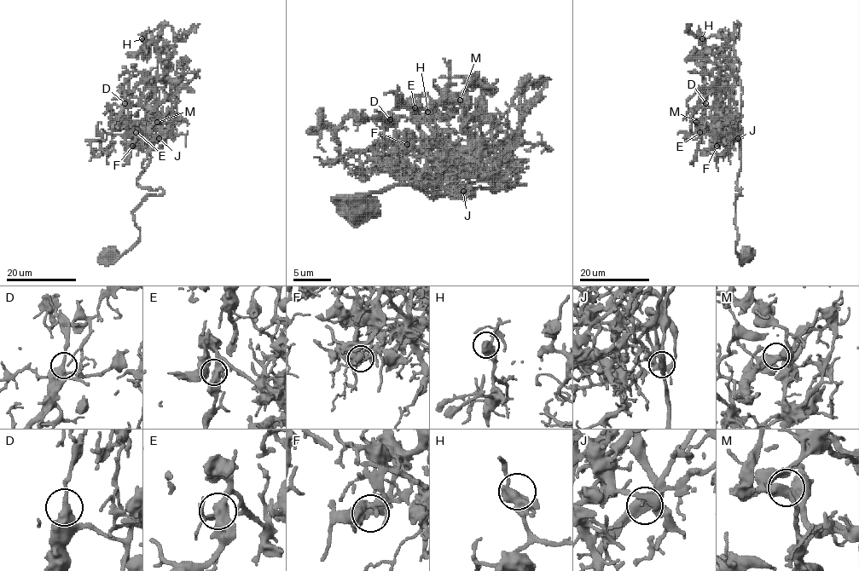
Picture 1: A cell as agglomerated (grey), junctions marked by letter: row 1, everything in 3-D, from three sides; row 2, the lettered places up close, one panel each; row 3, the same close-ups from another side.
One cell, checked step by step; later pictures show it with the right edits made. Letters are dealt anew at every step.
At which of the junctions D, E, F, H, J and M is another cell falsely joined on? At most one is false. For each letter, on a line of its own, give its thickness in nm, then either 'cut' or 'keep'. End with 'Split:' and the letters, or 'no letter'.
D: calibre 400 nm; keep
E: calibre 500 nm; keep
F: calibre 500 nm; keep
H: calibre 550 nm; keep
J: calibre 500 nm; keep
M: calibre 550 nm; keep
Split: no letter

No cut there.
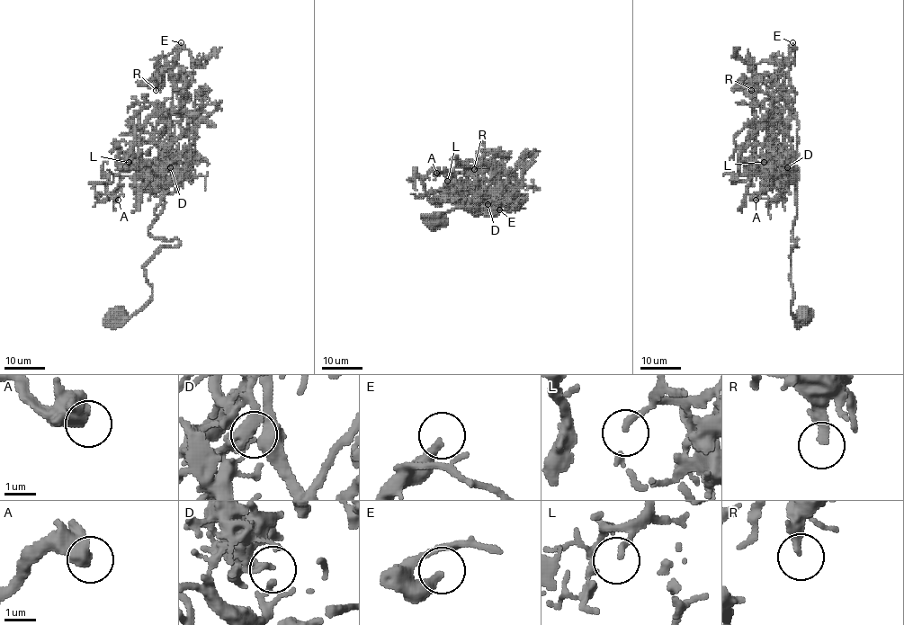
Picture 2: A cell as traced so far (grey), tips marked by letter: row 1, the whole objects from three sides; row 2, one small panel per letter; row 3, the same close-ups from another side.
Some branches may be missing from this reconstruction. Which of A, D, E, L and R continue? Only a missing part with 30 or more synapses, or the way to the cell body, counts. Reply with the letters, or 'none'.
E

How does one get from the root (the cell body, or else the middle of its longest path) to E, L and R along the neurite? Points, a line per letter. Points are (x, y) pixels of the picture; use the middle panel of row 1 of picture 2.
E: (436, 222), (455, 209), (499, 209)
L: (436, 222), (443, 213), (469, 210), (462, 208), (497, 214), (461, 209), (450, 198), (447, 181)
R: (436, 222), (462, 208), (497, 214), (465, 209), (494, 211), (485, 215), (474, 169)

